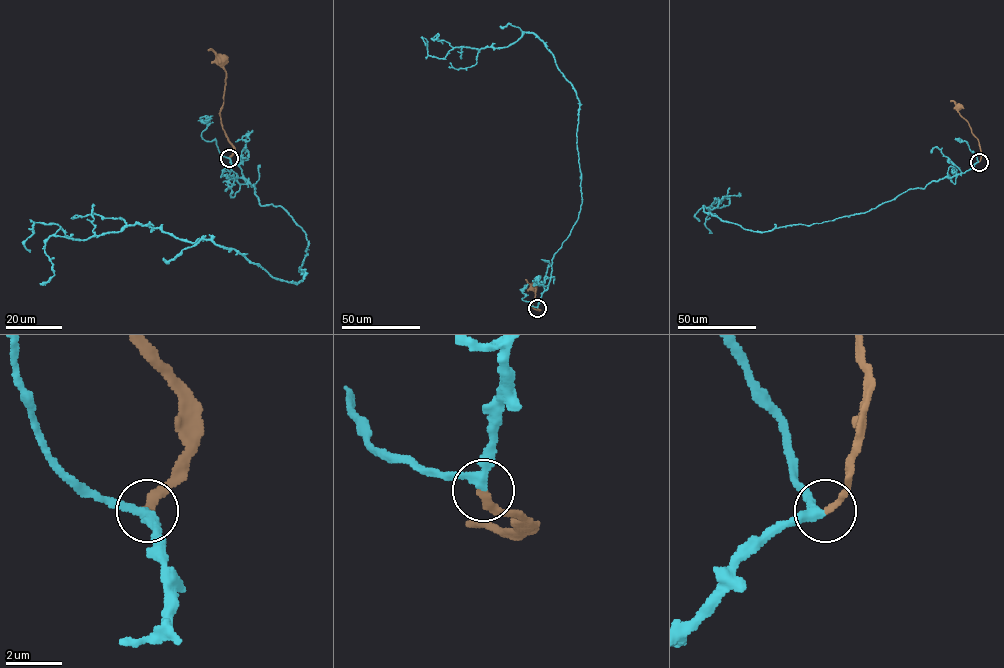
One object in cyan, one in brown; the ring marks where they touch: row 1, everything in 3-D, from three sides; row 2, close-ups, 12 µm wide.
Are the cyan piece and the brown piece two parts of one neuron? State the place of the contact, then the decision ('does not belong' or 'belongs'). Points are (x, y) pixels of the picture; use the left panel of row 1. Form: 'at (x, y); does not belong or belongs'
at (229, 158); belongs

